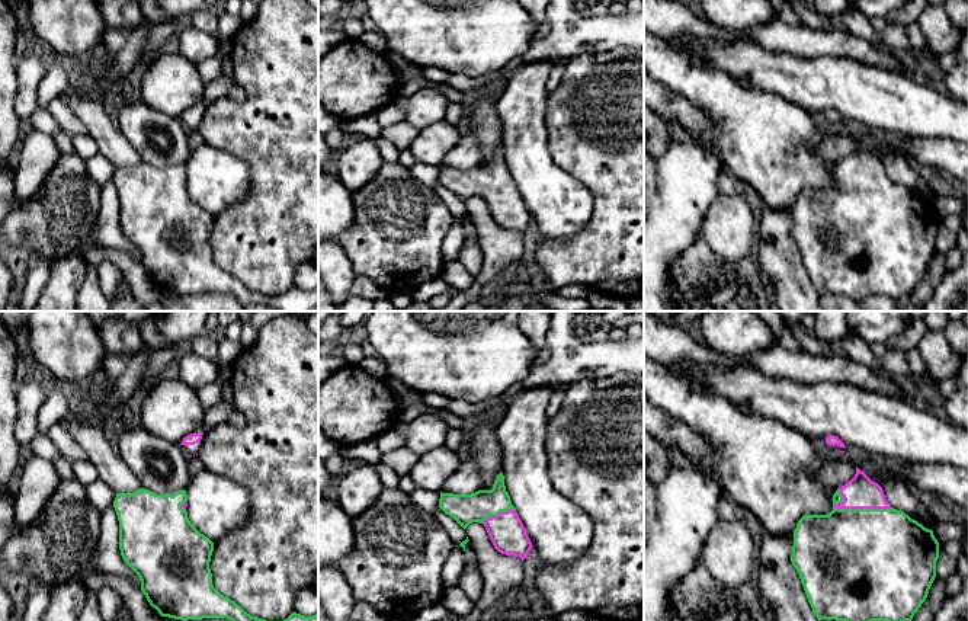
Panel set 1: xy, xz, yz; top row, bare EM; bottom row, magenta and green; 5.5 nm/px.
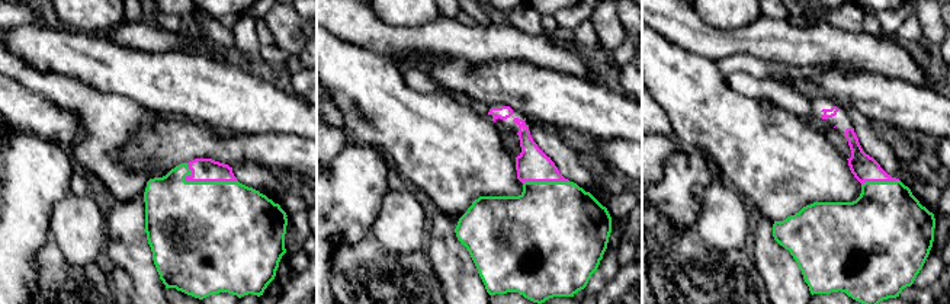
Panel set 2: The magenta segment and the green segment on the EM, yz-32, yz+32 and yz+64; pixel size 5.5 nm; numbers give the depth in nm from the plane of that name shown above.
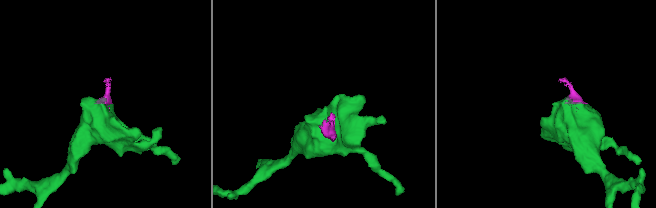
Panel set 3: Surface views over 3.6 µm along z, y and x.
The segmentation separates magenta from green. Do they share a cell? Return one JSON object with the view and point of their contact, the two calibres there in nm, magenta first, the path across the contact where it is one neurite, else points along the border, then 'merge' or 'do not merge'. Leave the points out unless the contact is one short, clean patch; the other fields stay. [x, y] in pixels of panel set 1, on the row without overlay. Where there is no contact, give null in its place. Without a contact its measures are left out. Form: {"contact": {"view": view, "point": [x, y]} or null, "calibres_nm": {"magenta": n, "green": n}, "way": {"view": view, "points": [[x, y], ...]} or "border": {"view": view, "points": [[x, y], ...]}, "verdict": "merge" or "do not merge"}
{"contact": {"view": "yz", "point": [862, 182]}, "calibres_nm": {"magenta": 180, "green": 500}, "way": {"view": "yz", "points": [[861, 166], [862, 182], [858, 227]]}, "verdict": "merge"}

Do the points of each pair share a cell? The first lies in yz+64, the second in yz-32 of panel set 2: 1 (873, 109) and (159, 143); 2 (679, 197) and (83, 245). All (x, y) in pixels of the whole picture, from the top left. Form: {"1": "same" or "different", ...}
{"1": "different", "2": "different"}

